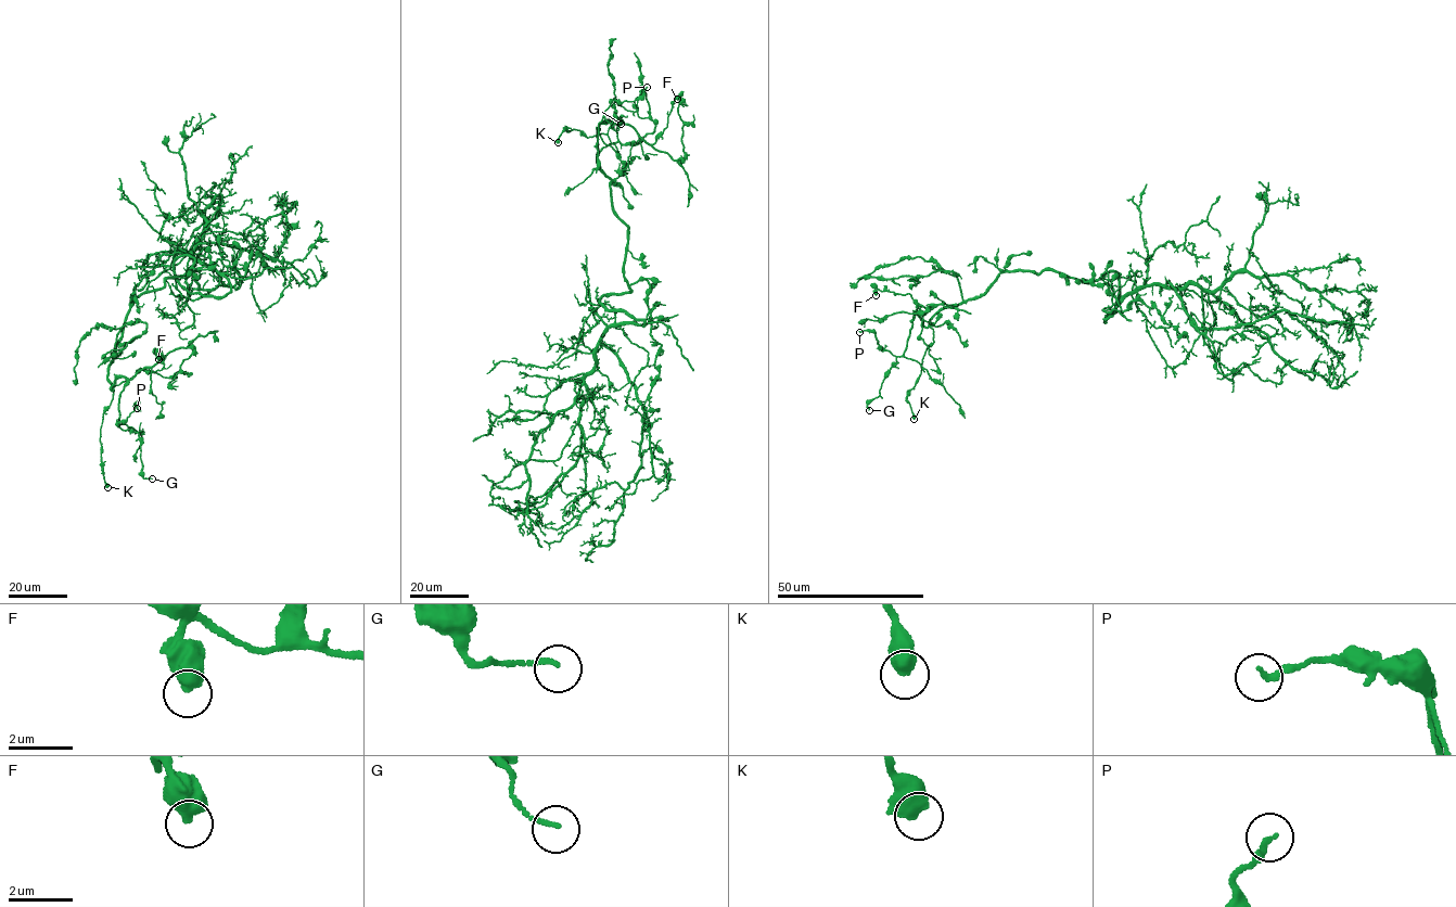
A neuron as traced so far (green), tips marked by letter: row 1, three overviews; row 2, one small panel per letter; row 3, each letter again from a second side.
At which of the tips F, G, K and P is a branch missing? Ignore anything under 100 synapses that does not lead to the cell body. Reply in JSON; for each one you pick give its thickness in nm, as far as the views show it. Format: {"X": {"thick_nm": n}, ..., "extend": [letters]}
{"extend": []}

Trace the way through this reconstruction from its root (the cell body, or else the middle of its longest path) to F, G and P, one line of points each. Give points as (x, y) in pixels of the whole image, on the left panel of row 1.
F: (204, 267), (167, 278), (130, 304), (107, 366), (111, 390), (118, 378), (157, 361), (162, 347), (158, 359)
G: (204, 267), (133, 299), (107, 366), (112, 391), (126, 380), (118, 425), (138, 433), (152, 478)
P: (204, 267), (167, 278), (130, 304), (107, 377), (112, 391), (118, 378), (126, 380), (117, 426), (137, 408)

